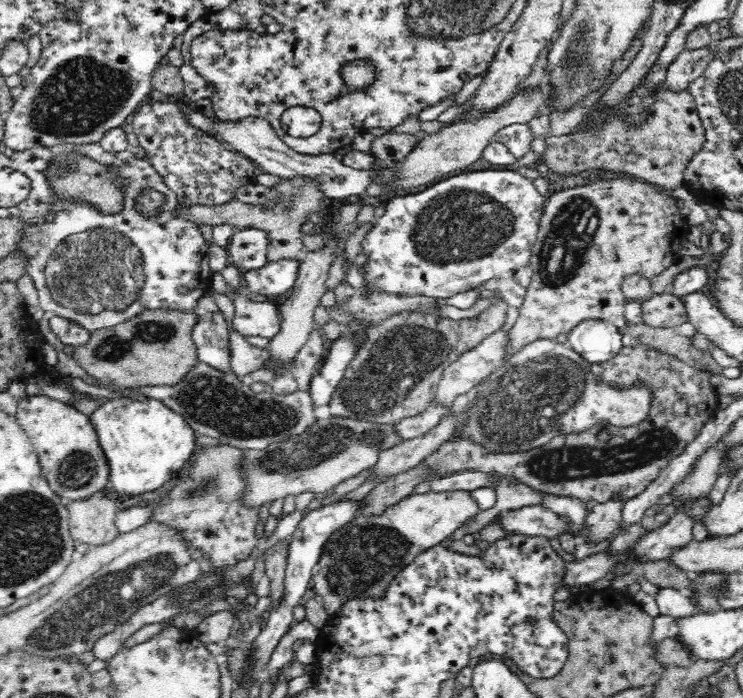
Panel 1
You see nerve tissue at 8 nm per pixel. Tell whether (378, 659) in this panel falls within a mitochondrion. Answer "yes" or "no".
yes

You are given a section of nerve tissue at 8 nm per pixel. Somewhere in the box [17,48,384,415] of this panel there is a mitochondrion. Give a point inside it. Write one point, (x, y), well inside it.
(100, 270)

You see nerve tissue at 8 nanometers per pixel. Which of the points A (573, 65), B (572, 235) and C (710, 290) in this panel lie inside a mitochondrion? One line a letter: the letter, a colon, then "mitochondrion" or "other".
A: mitochondrion
B: mitochondrion
C: other

